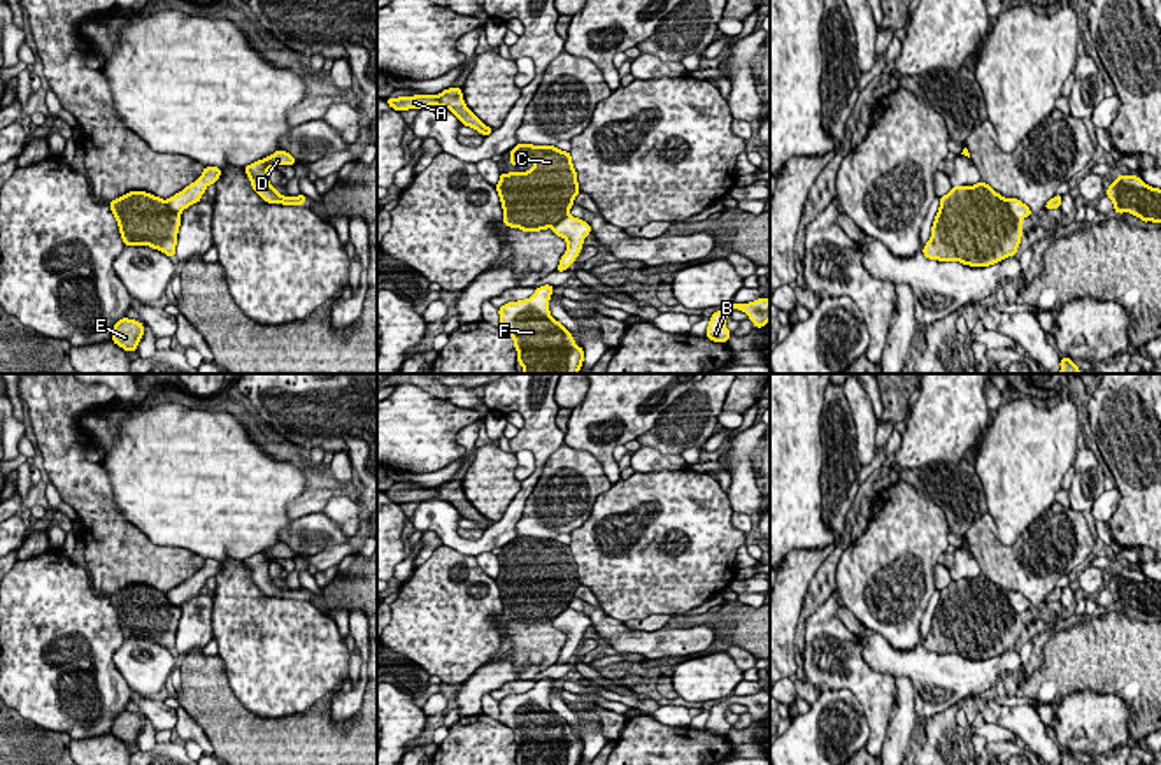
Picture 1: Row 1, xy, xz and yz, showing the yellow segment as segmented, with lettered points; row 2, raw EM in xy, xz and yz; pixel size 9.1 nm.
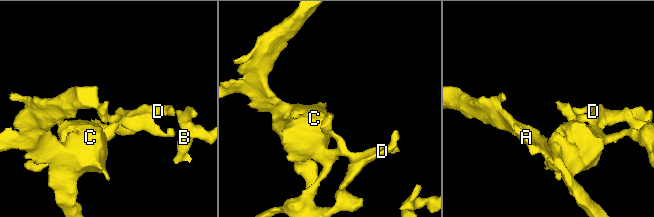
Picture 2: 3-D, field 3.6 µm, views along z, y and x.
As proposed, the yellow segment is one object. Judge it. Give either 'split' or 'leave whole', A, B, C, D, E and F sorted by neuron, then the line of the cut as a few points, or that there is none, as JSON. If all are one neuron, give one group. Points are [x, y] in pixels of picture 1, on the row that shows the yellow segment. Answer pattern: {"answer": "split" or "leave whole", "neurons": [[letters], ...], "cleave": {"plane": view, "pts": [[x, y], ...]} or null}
{"answer": "split", "neurons": [["A", "C", "E"], ["B", "D", "F"]], "cleave": {"plane": "yz", "pts": [[1004, 199], [1019, 221]]}}

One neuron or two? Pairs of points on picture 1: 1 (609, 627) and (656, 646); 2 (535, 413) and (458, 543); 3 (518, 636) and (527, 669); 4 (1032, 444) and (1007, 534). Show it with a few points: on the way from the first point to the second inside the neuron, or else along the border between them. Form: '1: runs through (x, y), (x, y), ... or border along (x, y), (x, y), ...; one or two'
1: runs through (621, 637), (644, 643); one
2: runs through (539, 451), (537, 472), (497, 532); one
3: runs through (521, 644), (521, 660); one
4: runs through (1021, 467), (1012, 511); one

